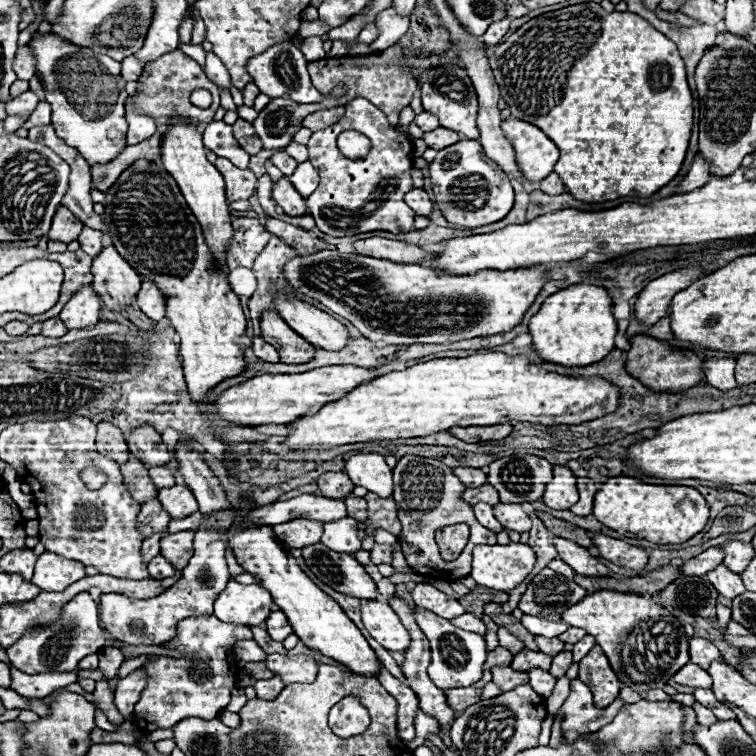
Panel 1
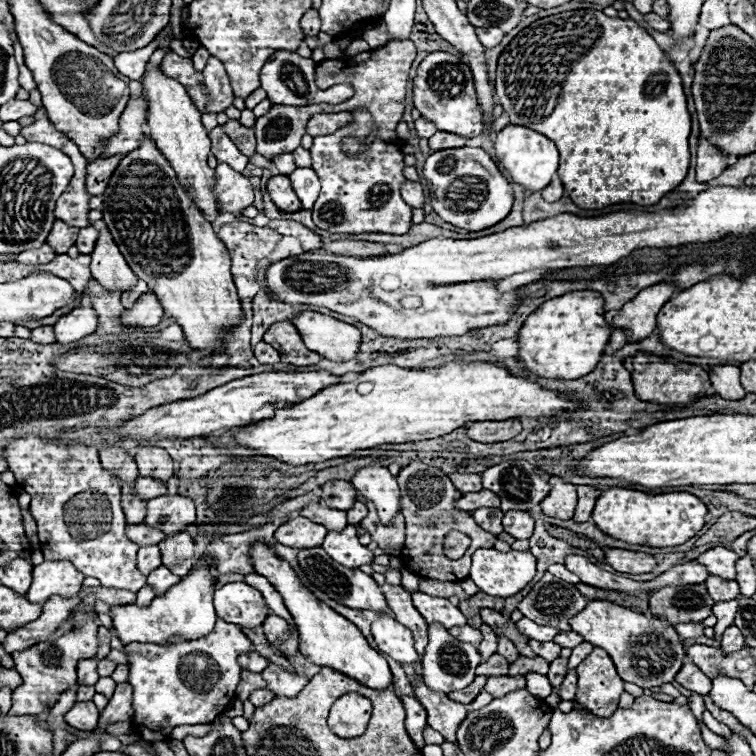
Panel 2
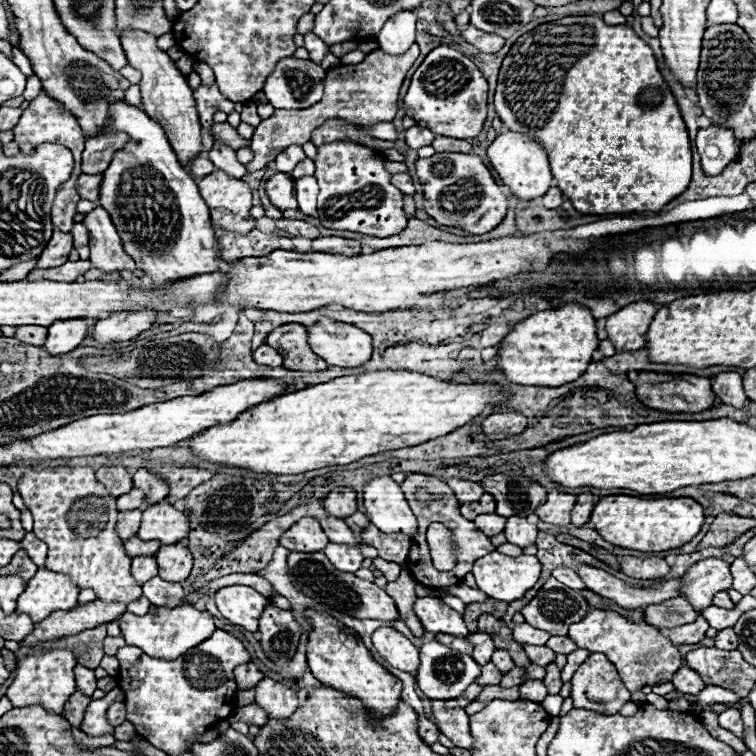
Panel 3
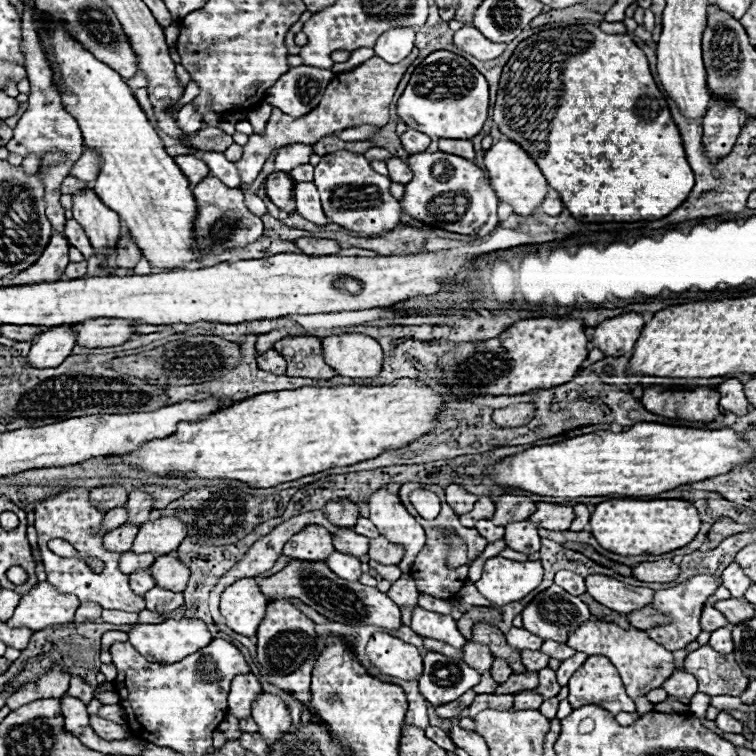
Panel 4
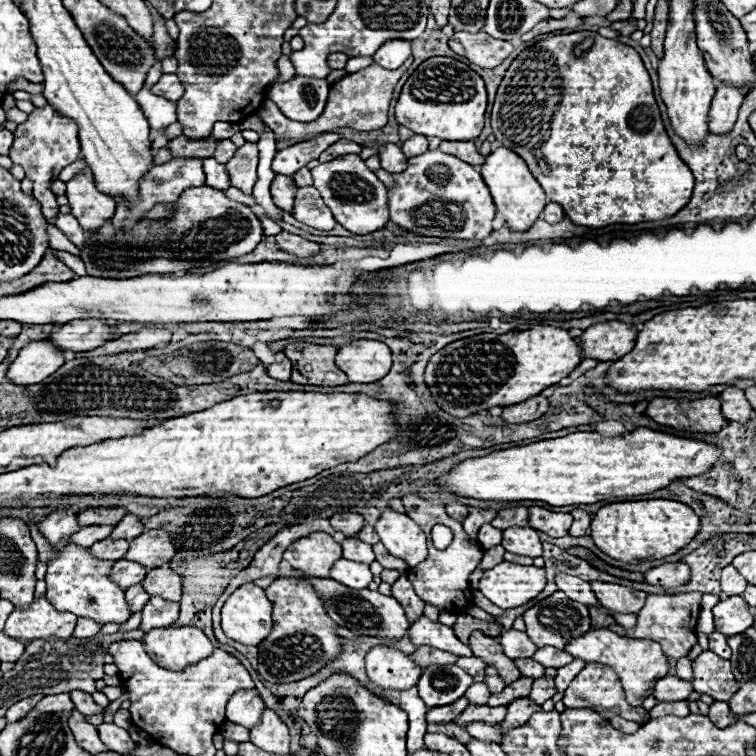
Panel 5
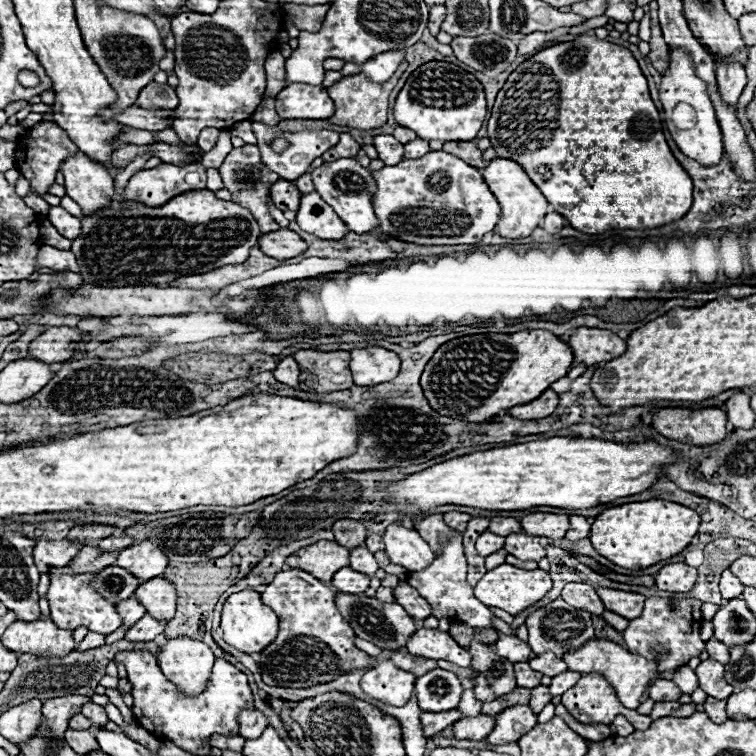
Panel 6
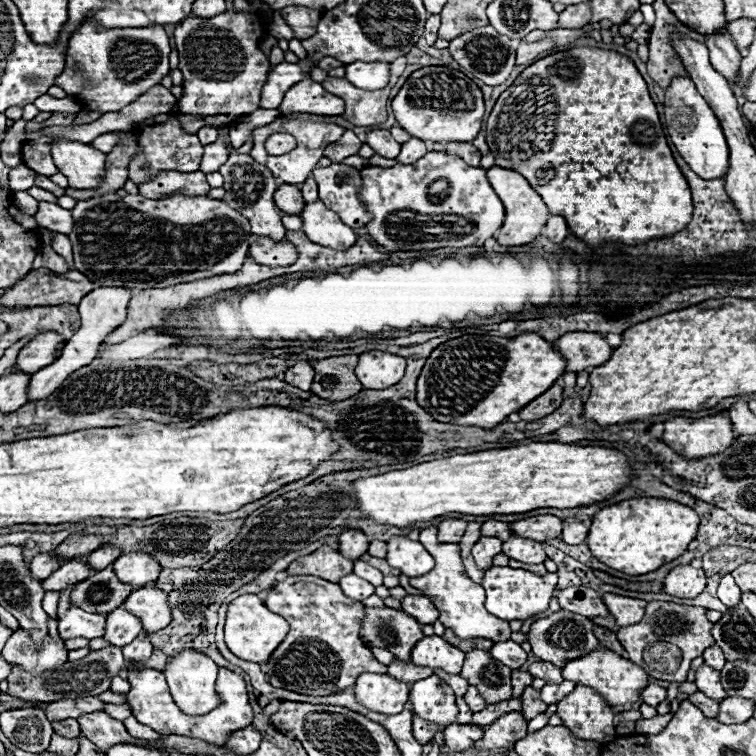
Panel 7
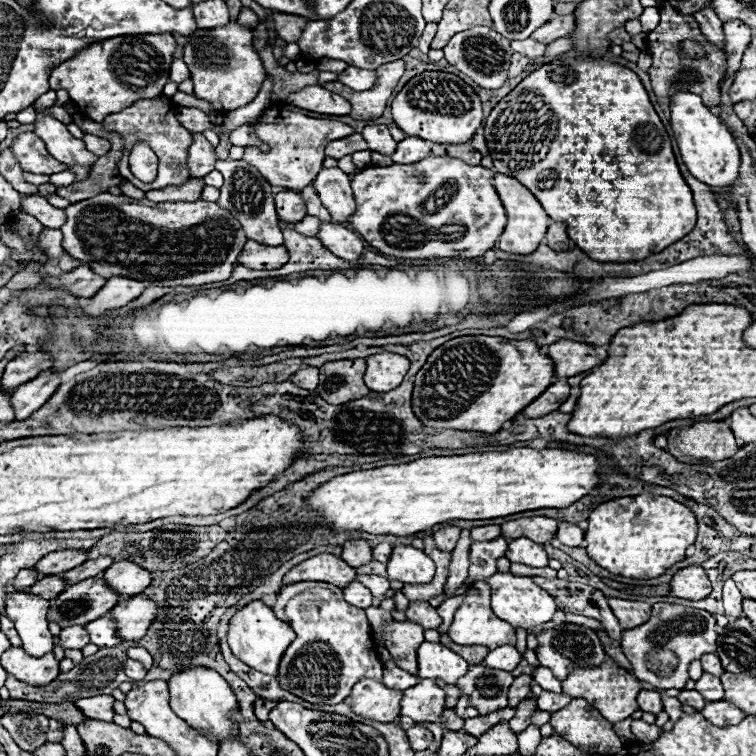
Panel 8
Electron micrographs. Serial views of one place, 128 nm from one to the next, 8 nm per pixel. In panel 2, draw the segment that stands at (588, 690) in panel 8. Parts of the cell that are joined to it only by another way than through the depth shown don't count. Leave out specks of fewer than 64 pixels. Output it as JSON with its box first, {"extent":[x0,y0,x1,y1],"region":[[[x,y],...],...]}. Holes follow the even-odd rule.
{"extent":[570,600,684,688],"region":[[[590,600],[586,608],[570,620],[576,634],[584,636],[586,642],[608,652],[616,664],[618,674],[632,684],[642,688],[656,688],[666,682],[674,682],[676,674],[684,664],[684,648],[672,624],[652,616],[650,612],[638,614],[634,610],[616,606],[604,600]]]}

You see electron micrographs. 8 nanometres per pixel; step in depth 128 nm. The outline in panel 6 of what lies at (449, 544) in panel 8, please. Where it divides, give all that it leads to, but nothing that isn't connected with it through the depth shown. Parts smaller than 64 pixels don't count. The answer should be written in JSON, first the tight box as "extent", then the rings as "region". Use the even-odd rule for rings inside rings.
{"extent":[444,512,472,534],"region":[[[448,512],[448,514],[444,514],[444,522],[446,522],[452,530],[456,530],[456,532],[460,532],[460,534],[466,530],[466,524],[468,524],[470,518],[472,518],[470,514],[462,514],[462,512]]]}

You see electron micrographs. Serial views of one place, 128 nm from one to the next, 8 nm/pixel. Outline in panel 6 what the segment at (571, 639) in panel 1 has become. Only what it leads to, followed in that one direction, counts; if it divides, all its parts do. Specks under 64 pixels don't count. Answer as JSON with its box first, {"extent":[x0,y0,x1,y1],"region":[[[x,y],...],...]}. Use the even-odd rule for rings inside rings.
{"extent":[530,654,568,678],"region":[[[552,654],[536,656],[534,660],[530,660],[530,666],[532,666],[532,670],[538,670],[538,672],[542,672],[544,676],[552,676],[552,678],[568,670],[568,668],[564,666],[564,660],[558,658],[558,656],[552,656]]]}

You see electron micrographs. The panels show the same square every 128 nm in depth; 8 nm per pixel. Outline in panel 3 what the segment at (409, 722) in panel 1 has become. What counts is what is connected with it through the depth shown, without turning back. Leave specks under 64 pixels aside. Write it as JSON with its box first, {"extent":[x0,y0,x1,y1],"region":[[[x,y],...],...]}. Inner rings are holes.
{"extent":[418,718,440,744],"region":[[[418,718],[418,732],[420,736],[428,742],[428,744],[436,744],[438,742],[438,736],[440,736],[440,730],[434,722],[430,722],[428,718]]]}

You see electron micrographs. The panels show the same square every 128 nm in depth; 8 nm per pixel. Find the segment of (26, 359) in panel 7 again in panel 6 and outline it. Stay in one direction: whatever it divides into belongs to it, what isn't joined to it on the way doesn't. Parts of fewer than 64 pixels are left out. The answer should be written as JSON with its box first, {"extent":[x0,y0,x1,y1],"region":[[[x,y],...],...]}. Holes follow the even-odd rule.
{"extent":[28,326,88,364],"region":[[[50,326],[44,334],[34,338],[28,344],[28,356],[30,358],[40,358],[42,362],[56,364],[64,362],[76,348],[76,344],[84,342],[88,334],[80,334],[78,328],[68,328],[68,326]]]}

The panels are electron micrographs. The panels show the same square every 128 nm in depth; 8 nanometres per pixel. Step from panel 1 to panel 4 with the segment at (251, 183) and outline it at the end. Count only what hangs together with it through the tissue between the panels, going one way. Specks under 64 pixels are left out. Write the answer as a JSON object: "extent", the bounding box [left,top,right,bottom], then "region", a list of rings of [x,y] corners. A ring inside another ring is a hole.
{"extent":[194,176,262,256],"region":[[[206,176],[200,184],[194,186],[194,198],[198,204],[196,218],[194,218],[194,232],[196,232],[196,250],[206,256],[206,254],[222,254],[224,250],[232,250],[238,246],[248,246],[248,242],[256,242],[256,238],[262,236],[262,220],[248,212],[244,206],[244,196],[238,188],[228,188],[224,186],[218,178]],[[204,206],[214,206],[214,208],[204,208]],[[220,208],[222,212],[216,212]]]}

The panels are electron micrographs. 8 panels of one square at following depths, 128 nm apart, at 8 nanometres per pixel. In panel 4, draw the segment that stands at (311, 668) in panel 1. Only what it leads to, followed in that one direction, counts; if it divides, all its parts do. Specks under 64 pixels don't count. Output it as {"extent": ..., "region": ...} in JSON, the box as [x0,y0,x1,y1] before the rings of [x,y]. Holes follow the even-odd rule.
{"extent":[252,694,292,742],"region":[[[260,694],[252,706],[252,718],[258,724],[258,734],[268,742],[278,742],[292,726],[284,700],[272,694]]]}

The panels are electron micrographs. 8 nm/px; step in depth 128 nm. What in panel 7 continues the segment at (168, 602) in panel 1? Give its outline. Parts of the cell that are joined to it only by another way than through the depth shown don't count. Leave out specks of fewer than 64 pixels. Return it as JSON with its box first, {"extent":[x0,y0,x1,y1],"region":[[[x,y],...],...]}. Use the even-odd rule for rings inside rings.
{"extent":[164,650,220,714],"region":[[[184,650],[182,654],[178,654],[176,658],[172,658],[164,670],[166,674],[166,682],[170,686],[172,698],[178,704],[180,710],[184,710],[184,714],[208,714],[208,710],[214,710],[216,706],[220,706],[220,696],[216,690],[216,678],[218,678],[218,666],[204,654],[194,652],[194,650]]]}

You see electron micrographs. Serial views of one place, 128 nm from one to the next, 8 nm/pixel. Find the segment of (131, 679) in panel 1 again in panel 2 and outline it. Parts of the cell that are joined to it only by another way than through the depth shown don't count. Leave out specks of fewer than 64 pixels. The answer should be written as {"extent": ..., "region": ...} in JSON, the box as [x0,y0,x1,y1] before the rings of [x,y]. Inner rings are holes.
{"extent":[98,682,132,726],"region":[[[128,682],[118,684],[108,706],[100,714],[98,726],[108,726],[112,722],[128,722],[132,718],[132,686]]]}

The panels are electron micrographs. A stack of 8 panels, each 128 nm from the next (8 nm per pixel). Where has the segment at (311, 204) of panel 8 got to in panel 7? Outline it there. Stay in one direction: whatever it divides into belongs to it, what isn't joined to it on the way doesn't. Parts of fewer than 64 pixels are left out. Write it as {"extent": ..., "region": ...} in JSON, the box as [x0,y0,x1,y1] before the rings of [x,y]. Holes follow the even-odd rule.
{"extent":[302,178,318,202],"region":[[[308,178],[302,184],[302,196],[304,196],[304,202],[316,202],[318,200],[318,188],[316,188],[316,180],[314,178]]]}

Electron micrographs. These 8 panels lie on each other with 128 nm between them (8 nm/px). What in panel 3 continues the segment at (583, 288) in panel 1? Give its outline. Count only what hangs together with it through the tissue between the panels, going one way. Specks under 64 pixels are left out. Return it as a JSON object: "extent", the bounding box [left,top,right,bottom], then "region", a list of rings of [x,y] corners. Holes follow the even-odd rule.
{"extent":[496,304,596,388],"region":[[[564,304],[556,310],[536,312],[518,322],[500,342],[496,368],[500,368],[512,384],[556,388],[580,378],[596,348],[596,318],[580,304]]]}

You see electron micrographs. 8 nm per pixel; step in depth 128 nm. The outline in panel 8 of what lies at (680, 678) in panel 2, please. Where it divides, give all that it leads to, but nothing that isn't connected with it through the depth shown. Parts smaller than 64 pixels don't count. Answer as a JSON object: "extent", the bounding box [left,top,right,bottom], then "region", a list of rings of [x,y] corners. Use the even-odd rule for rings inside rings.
{"extent":[638,690,664,716],"region":[[[640,690],[640,694],[638,694],[638,706],[640,706],[642,712],[650,712],[654,716],[664,710],[660,692],[654,692],[654,690]]]}

